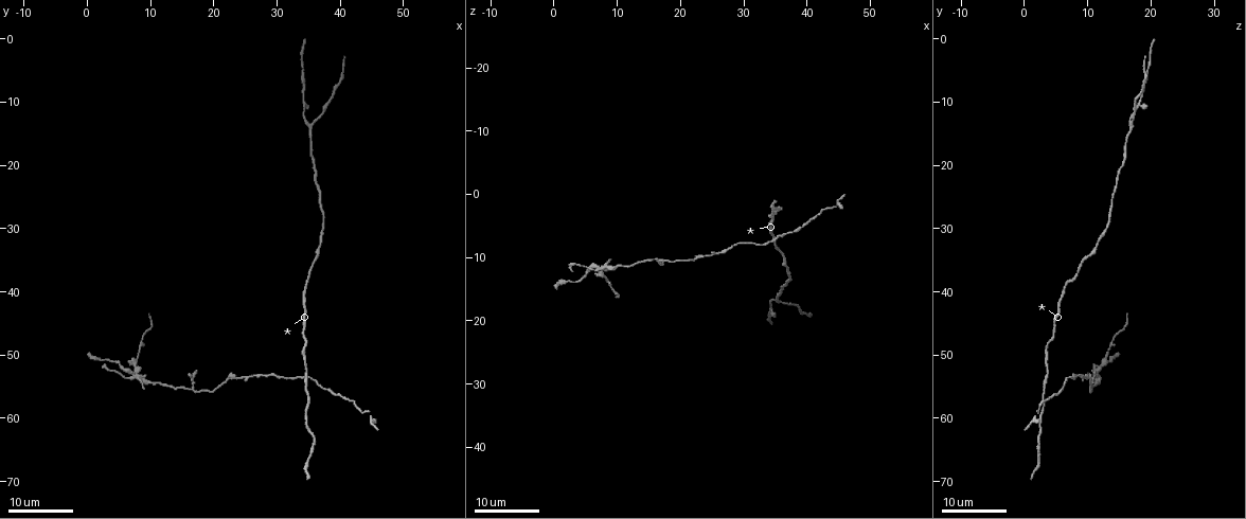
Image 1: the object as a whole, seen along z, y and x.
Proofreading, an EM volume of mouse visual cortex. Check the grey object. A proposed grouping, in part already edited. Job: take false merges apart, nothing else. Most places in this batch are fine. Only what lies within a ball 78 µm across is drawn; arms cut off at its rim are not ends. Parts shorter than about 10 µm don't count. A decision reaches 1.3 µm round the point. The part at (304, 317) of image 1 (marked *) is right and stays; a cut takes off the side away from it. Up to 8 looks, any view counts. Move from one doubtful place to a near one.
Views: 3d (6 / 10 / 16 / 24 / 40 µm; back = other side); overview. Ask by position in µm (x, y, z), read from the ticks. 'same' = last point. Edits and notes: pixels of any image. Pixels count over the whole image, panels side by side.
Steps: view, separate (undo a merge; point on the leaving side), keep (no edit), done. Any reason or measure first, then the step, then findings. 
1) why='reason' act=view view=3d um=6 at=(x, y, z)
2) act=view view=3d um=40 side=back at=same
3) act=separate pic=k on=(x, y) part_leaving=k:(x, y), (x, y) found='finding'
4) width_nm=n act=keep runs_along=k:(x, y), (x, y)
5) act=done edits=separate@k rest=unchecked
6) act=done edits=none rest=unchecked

act=view view=3d um=24 at=(37.0, 32.0, 12.0)

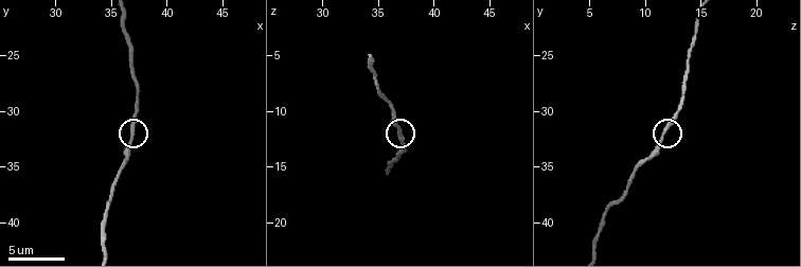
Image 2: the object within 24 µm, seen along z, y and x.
why='zoom in' act=view view=3d um=10 at=(36.8, 32.4, 11.4)

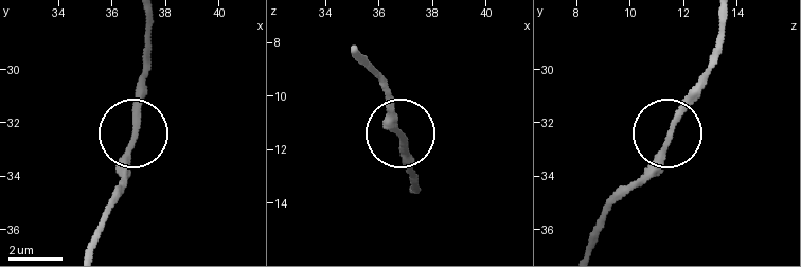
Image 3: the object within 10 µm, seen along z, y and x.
width_nm=210 act=keep runs_along=3:(356, 47), (402, 132), (409, 178) found='continuous, no second neuron'

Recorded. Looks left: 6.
why='three arms meet' act=view view=3d um=24 at=(16.5, 55.0, 10.0)

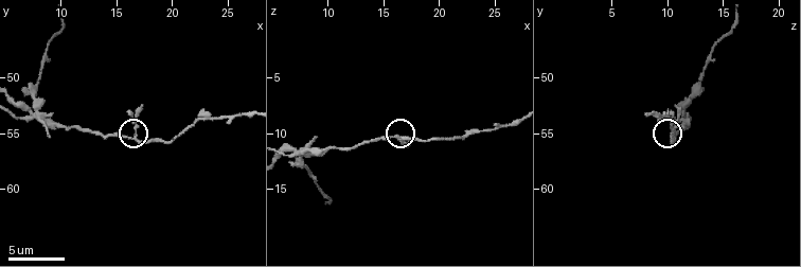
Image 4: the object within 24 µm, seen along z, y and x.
act=view view=3d um=6 at=(16.0, 55.4, 10.4)

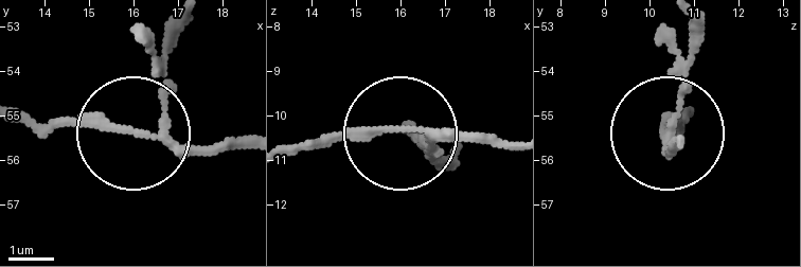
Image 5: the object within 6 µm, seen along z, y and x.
act=view view=3d um=6 side=back at=(16.10, 55.40, 10.30)

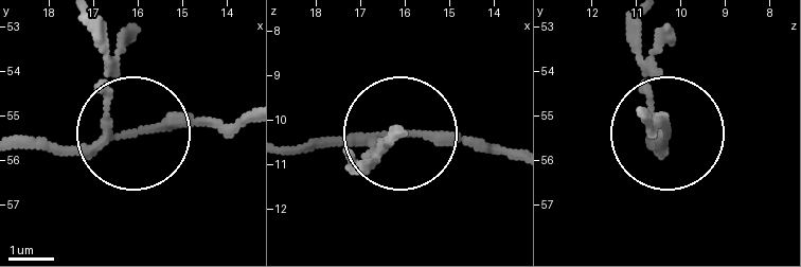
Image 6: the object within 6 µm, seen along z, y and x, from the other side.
act=keep runs_along=6:(285, 147), (467, 136), (509, 147) found='continuous, no second neuron'

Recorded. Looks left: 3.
why='three arms meet' act=view view=3d um=16 at=(35.0, 14.0, 16.5)

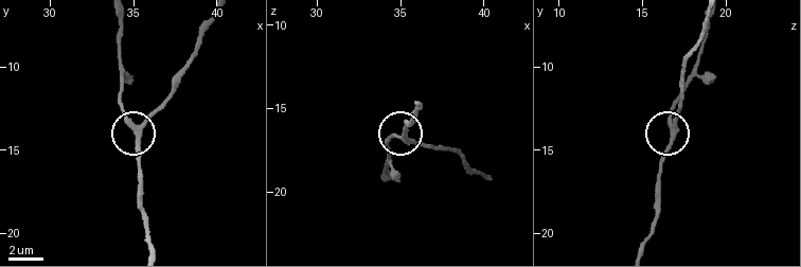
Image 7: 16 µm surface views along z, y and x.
why='closer look' act=view view=3d um=10 at=(35.3, 13.7, 16.8)

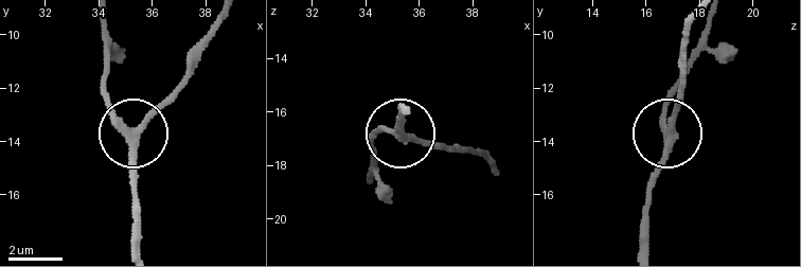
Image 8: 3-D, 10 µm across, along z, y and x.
width_nm=250 act=keep runs_along=8:(136, 246), (134, 143), (187, 84) found='continuous, no second neuron'

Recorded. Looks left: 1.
act=done edits=none rest=unchecked

